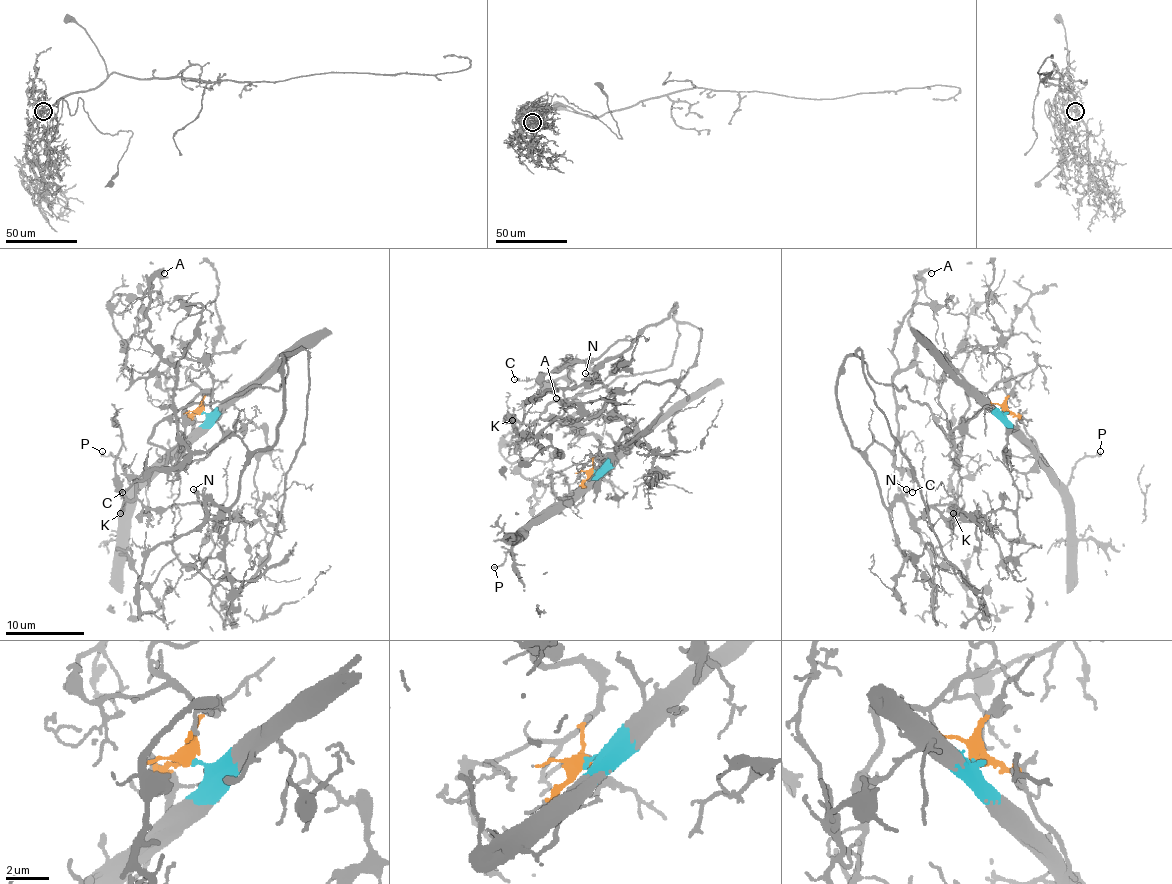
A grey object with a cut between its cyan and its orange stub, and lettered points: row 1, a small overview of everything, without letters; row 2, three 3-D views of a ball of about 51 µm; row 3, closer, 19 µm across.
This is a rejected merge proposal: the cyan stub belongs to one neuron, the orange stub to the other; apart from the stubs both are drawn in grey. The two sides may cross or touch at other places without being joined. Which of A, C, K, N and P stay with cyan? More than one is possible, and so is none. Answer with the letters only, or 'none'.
P

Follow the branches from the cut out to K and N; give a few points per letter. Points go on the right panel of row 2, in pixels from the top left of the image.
K: (1004, 413), (969, 392), (953, 449), (928, 406), (847, 357), (839, 417), (881, 498), (953, 514)
N: (1004, 413), (969, 392), (953, 449), (928, 406), (845, 358), (837, 410), (849, 441), (888, 508), (906, 488)

